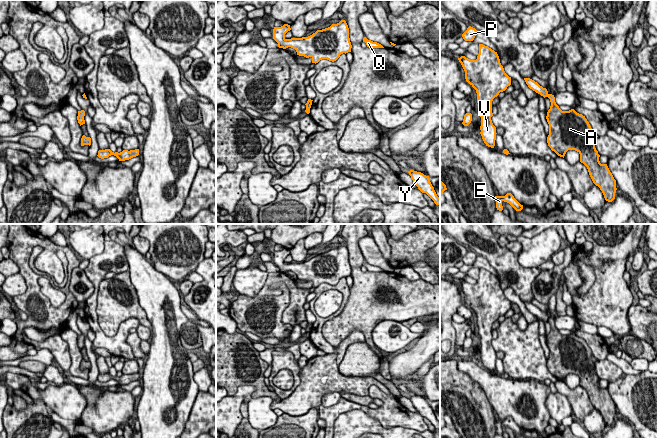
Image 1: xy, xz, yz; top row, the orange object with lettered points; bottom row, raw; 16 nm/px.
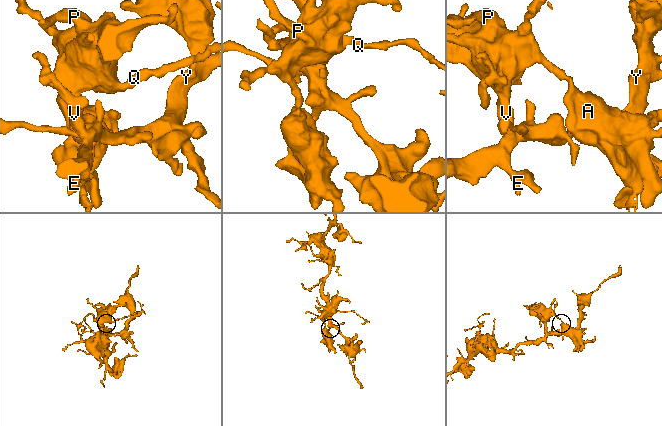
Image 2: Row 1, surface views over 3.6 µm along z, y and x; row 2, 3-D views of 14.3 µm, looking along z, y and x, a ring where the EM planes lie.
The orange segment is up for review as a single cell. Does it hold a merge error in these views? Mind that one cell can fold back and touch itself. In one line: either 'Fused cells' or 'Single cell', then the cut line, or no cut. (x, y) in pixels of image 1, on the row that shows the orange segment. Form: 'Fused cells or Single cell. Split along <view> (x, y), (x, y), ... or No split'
Fused cells. Split along yz (549, 94), (547, 96)

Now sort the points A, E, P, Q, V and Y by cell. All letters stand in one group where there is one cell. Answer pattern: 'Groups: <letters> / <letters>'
Groups: A / E P Q V Y

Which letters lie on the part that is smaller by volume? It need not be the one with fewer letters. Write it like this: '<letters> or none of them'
A

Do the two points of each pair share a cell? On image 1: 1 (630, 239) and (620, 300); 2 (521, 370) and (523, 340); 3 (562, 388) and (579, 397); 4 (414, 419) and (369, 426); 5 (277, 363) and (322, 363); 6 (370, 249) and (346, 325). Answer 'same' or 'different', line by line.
1: same
2: same
3: same
4: different
5: different
6: different

